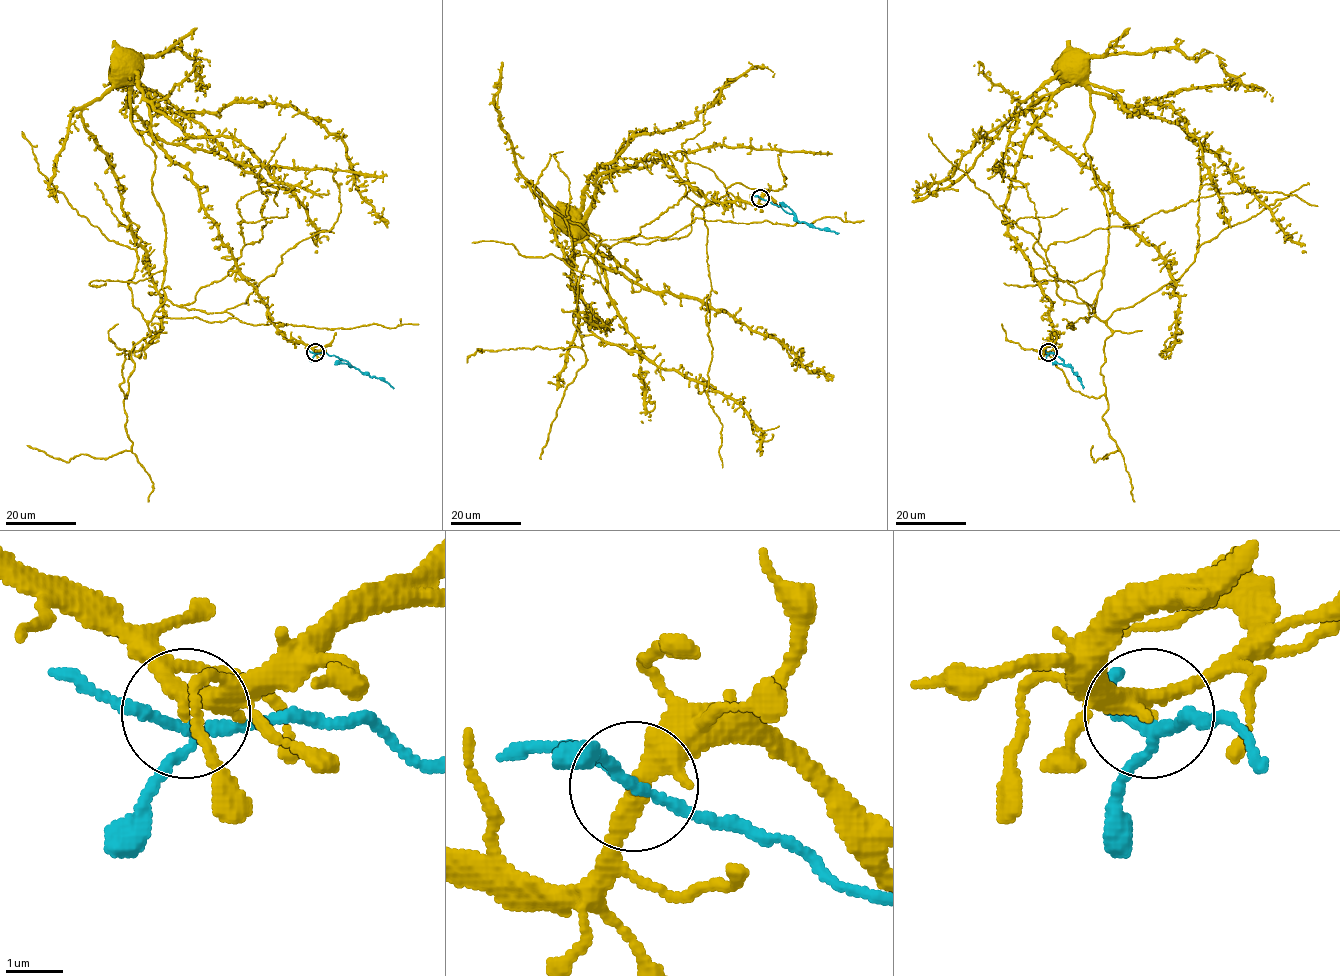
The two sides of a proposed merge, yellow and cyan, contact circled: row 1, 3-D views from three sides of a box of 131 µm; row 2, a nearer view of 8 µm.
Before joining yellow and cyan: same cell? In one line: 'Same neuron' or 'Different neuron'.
Different neuron

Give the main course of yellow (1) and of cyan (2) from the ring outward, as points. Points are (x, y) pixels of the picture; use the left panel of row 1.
1: (314, 352), (272, 322), (153, 137), (149, 94), (259, 161), (241, 249), (262, 238), (262, 192), (277, 206)
2: (314, 353), (336, 356), (362, 373), (384, 380), (393, 388)

